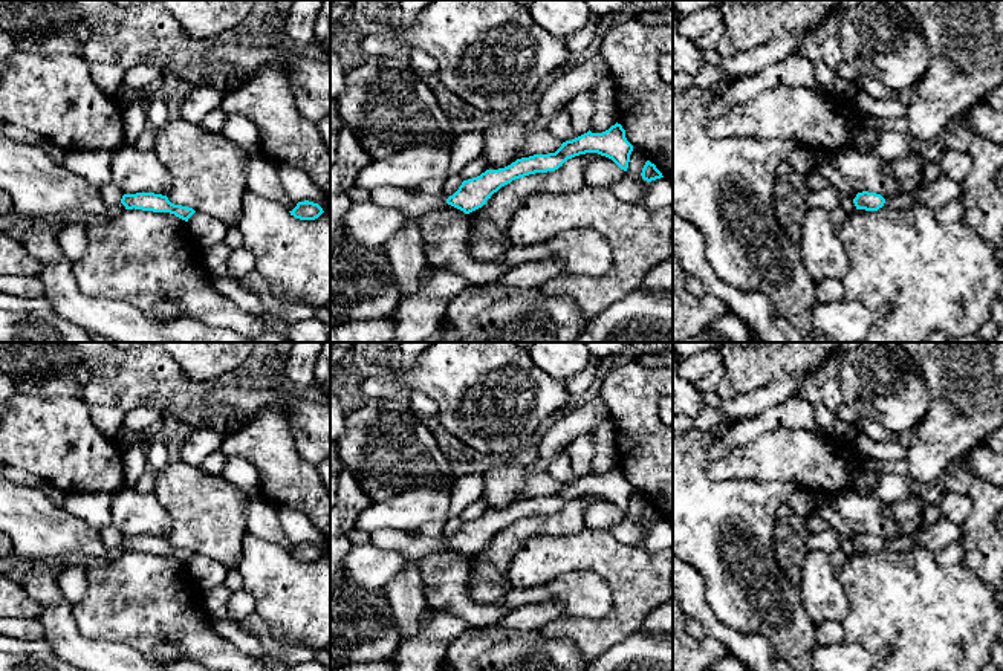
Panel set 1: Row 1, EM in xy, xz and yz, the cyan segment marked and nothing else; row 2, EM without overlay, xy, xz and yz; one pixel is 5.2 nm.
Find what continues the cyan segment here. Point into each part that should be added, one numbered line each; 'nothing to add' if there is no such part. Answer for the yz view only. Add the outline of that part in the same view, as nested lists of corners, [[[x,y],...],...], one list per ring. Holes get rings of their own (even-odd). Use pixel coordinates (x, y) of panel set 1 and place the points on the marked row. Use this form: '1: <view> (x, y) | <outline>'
nothing to add

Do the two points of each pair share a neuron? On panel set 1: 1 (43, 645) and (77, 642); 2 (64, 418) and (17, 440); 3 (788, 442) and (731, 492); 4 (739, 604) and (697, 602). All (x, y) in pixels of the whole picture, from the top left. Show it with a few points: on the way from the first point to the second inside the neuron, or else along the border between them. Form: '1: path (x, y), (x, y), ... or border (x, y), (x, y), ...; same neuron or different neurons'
1: border (43, 638), (52, 651); different neurons
2: path (52, 430), (48, 434), (29, 436); same neuron
3: border (710, 479), (782, 482); different neurons
4: border (694, 569), (710, 609), (733, 628); different neurons

